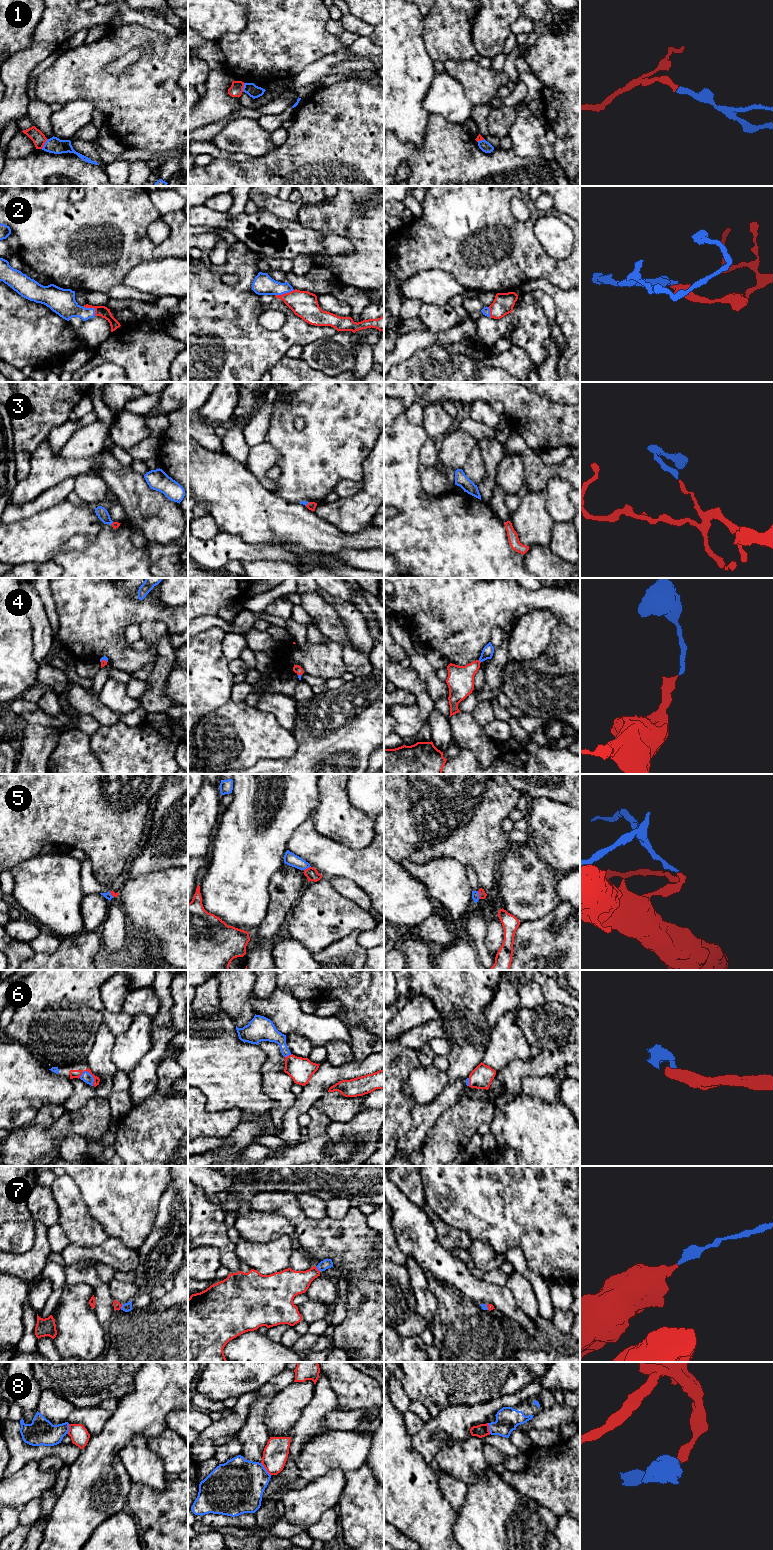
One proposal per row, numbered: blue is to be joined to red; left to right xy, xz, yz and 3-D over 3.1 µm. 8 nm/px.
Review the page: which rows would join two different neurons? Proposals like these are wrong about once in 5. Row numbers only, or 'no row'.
1, 5, 8

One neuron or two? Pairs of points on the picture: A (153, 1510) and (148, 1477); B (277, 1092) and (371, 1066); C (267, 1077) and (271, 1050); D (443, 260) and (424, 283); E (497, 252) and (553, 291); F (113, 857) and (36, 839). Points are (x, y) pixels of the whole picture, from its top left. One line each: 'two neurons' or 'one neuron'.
A: two neurons
B: two neurons
C: one neuron
D: two neurons
E: two neurons
F: one neuron

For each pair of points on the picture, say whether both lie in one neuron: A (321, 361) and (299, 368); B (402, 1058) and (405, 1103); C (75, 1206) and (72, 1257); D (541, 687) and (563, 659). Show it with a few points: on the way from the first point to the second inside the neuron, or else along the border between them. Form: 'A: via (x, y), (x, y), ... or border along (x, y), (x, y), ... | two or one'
A: border along (301, 357), (312, 368), (321, 371) | two
B: via (398, 1069), (398, 1092) | one
C: border along (70, 1242), (76, 1245), (96, 1246) | two
D: via (548, 680), (562, 666) | one

